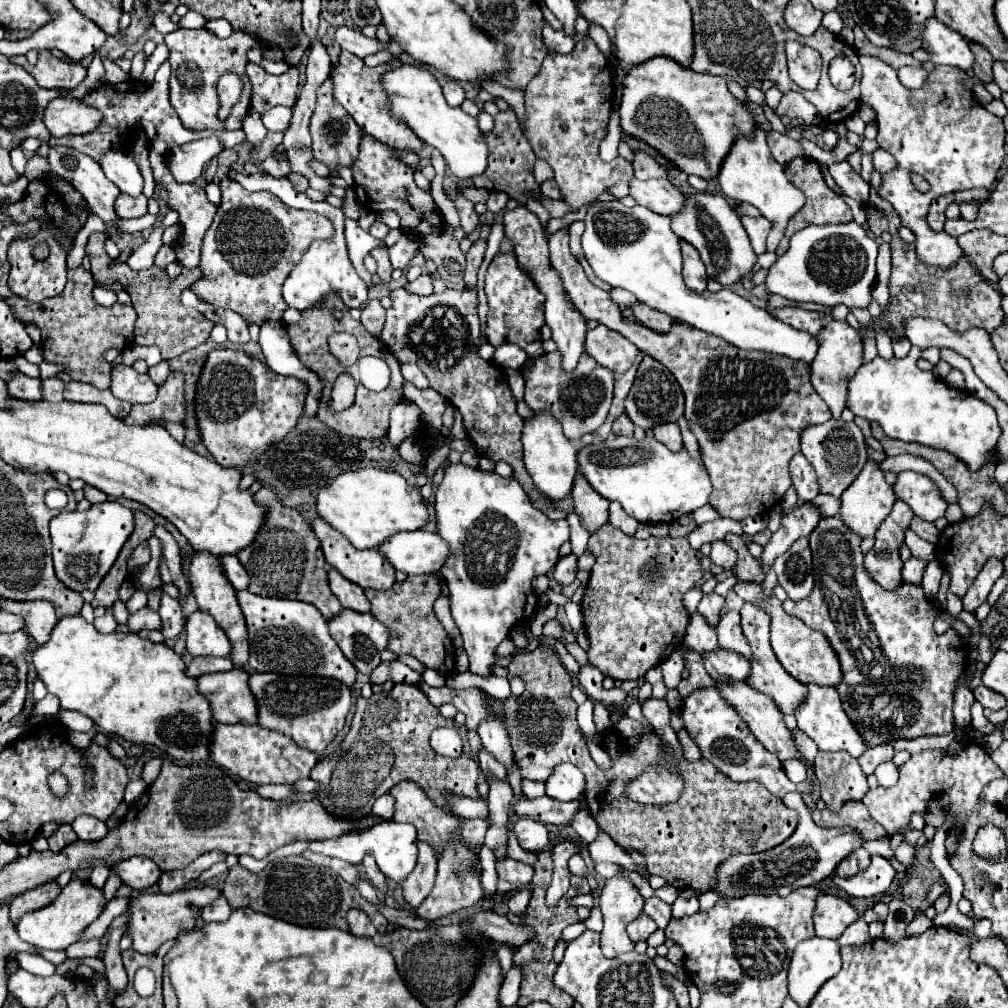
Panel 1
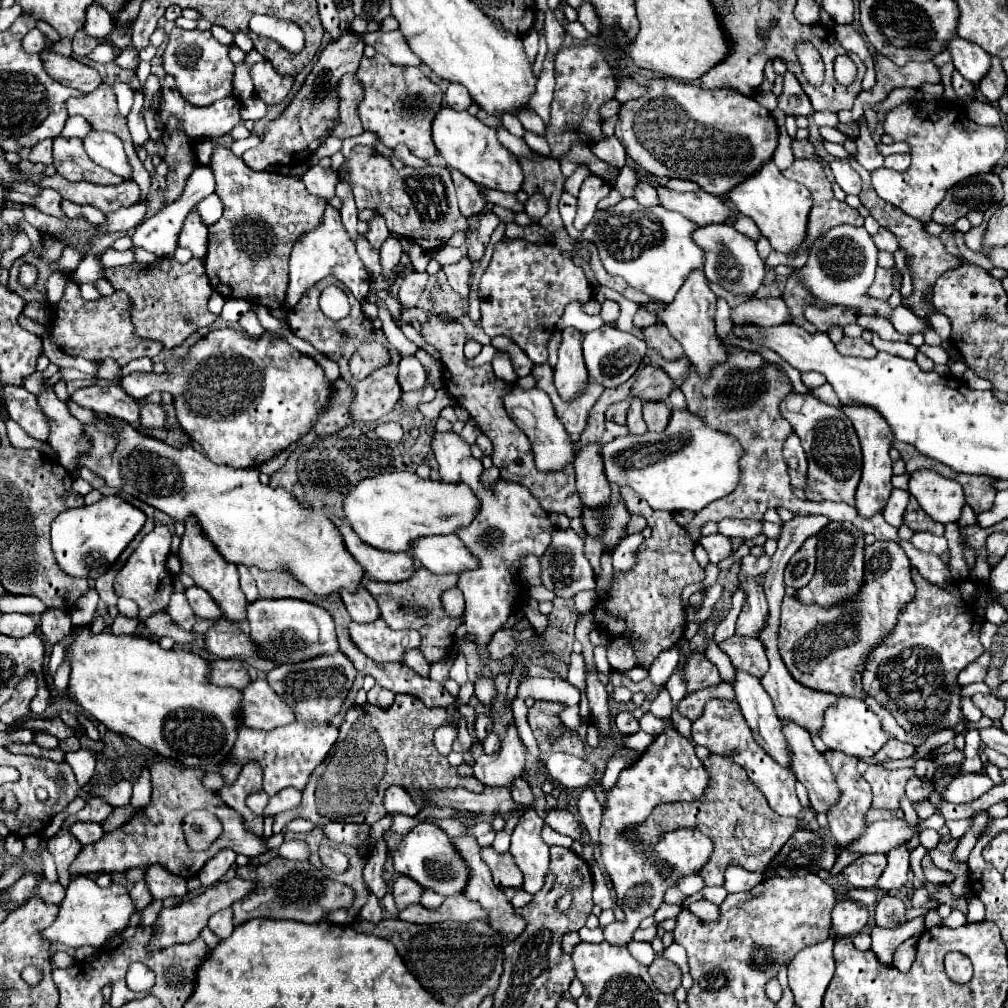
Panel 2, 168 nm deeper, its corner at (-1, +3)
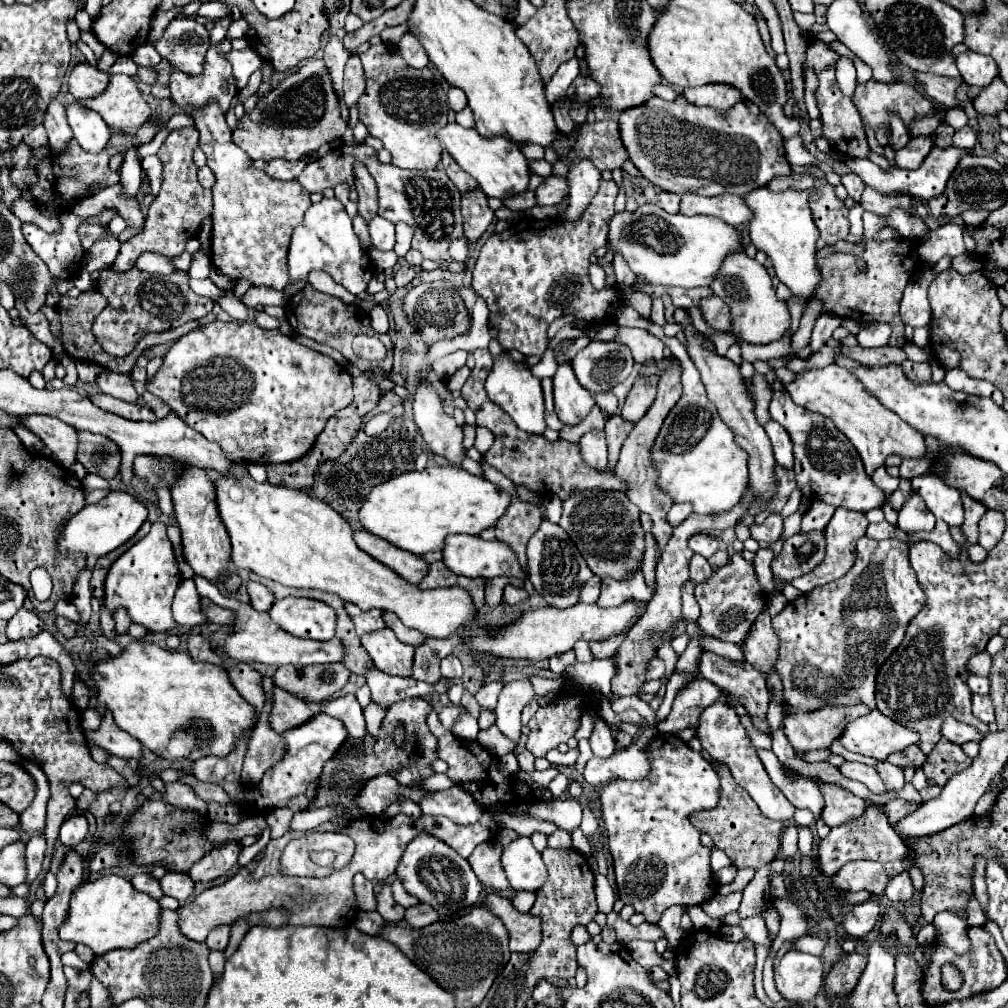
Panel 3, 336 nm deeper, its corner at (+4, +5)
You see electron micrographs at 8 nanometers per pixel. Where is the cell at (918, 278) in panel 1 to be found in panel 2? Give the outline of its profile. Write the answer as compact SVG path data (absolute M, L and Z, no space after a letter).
M849 157L849 163L851 163L851 167L861 175L861 179L863 179L863 191L861 191L861 195L859 195L861 203L871 211L871 217L873 217L881 227L885 227L885 229L889 229L889 231L893 231L893 233L897 235L899 245L901 245L901 247L907 251L907 255L909 255L909 269L911 269L913 287L915 287L915 289L913 289L913 295L911 295L905 303L909 303L909 305L913 307L913 313L919 317L926 317L934 313L931 312L935 311L933 305L929 305L929 303L923 301L923 293L925 293L925 289L927 289L929 285L933 285L947 269L959 267L959 265L961 265L961 259L955 257L955 255L949 255L949 253L945 251L943 243L939 241L939 237L929 235L929 233L925 231L925 225L923 225L921 221L909 217L907 213L903 213L903 211L897 209L895 205L889 205L887 201L881 201L881 197L877 197L877 193L875 193L871 181L869 181L869 171L863 169L863 167L857 163L855 157Z

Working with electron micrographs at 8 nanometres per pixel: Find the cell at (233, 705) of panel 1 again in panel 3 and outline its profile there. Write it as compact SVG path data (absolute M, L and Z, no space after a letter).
M272 689L272 711L270 711L270 729L276 733L300 725L300 721L314 715L312 707L296 695L290 695L282 689Z

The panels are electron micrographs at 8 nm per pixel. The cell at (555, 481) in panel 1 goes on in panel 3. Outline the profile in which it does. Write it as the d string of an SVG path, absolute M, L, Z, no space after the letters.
M502 353L494 361L492 373L486 379L486 393L488 393L490 401L500 405L512 417L512 421L518 425L518 429L522 429L526 433L544 433L546 421L544 421L544 399L542 399L540 379L536 379L530 373L530 369L526 369L524 365L512 361L508 357L508 353Z

